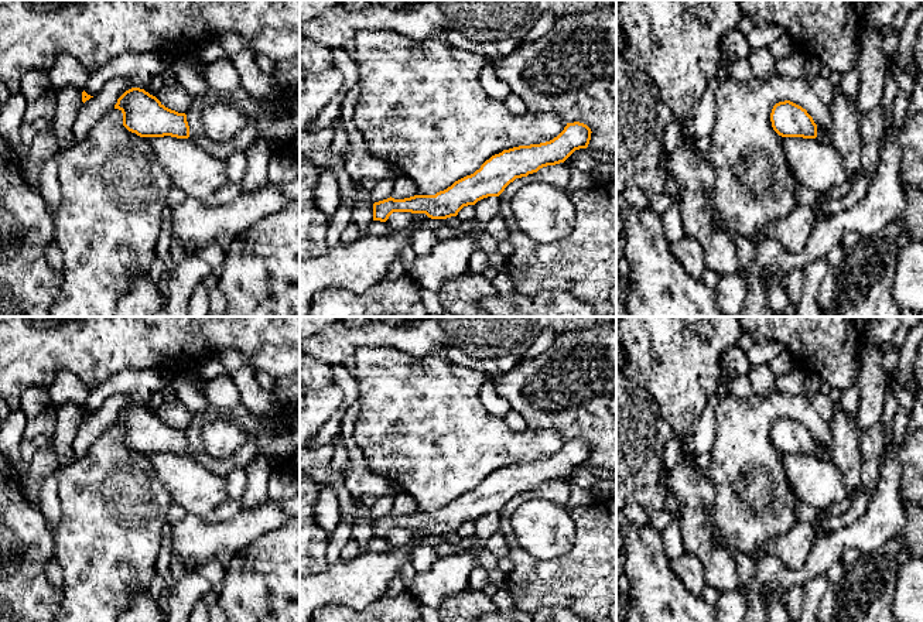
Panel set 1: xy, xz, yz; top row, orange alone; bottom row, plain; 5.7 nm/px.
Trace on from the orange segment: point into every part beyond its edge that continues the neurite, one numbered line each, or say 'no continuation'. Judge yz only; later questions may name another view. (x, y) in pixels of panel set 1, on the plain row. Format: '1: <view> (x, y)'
no continuation

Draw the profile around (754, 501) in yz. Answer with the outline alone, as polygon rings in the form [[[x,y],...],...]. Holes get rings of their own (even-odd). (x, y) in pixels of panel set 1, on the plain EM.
[[[775,390],[766,397],[752,394],[739,397],[734,393],[719,397],[717,434],[711,448],[707,476],[715,489],[714,519],[728,546],[752,554],[772,536],[786,534],[796,523],[799,499],[784,476],[784,454],[779,452],[770,438],[776,420],[790,417],[813,434],[814,440],[833,448],[834,437],[827,424],[803,396]]]

